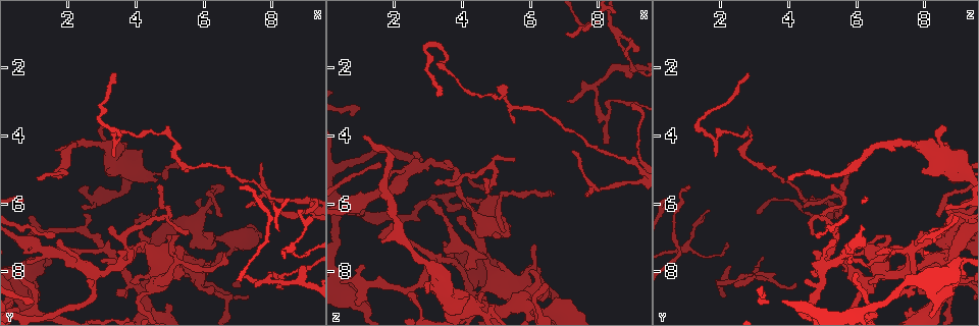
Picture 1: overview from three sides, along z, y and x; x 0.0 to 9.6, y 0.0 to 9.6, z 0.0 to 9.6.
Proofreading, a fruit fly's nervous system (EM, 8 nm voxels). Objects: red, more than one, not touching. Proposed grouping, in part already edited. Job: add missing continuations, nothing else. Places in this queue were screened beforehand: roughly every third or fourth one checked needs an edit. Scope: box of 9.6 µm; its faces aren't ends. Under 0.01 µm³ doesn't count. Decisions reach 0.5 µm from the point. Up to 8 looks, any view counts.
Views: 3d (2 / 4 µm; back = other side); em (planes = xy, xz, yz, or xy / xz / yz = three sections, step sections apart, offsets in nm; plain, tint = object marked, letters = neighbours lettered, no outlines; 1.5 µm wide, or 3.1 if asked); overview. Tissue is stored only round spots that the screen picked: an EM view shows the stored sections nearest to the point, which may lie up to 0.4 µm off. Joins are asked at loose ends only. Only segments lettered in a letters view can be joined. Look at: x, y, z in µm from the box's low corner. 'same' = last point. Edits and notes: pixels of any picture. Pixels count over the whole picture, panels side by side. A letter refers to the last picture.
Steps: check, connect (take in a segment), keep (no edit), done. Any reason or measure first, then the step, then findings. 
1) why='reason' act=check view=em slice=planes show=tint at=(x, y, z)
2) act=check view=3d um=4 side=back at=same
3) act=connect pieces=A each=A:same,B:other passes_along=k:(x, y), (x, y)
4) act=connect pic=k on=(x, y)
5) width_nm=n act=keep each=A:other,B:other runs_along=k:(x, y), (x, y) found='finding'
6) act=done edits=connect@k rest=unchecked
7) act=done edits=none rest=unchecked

why='thick end' act=check view=3d um=4 at=(1.15, 8.65, 8.85)

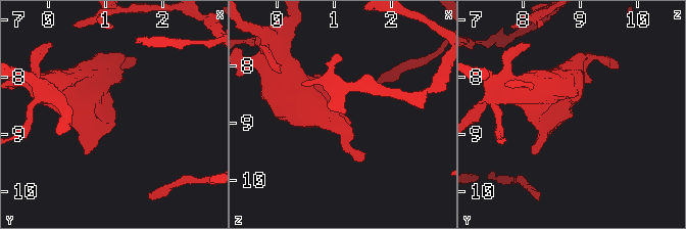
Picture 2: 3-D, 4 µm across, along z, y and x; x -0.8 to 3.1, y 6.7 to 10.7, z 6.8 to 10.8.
act=check view=em slice=yz step=8 show=tint at=(1.15, 8.60, 8.85)

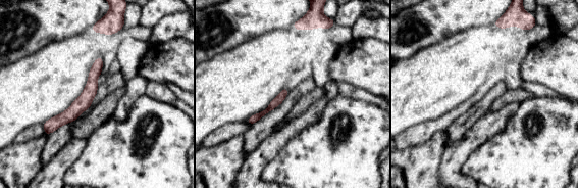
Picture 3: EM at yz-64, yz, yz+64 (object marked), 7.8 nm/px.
why='another direction' act=check view=em slice=planes show=letters at=same

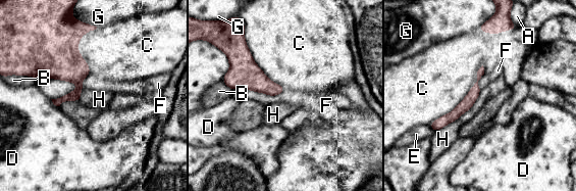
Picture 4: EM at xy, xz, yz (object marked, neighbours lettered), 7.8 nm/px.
act=keep each=A:other,B:other,C:other,D:other,E:other,F:other,G:other,H:other found='no lettered segment goes on from it'

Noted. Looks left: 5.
why='an open end' act=check view=3d um=4 at=(3.30, 2.20, 2.85)

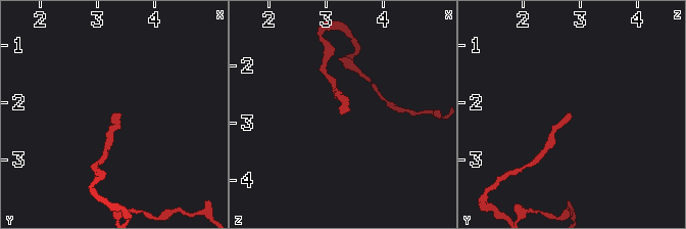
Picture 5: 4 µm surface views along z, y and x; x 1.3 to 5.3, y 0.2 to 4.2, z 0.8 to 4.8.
why='need the tissue' act=check view=em slice=planes show=tint at=(3.30, 2.20, 2.90)

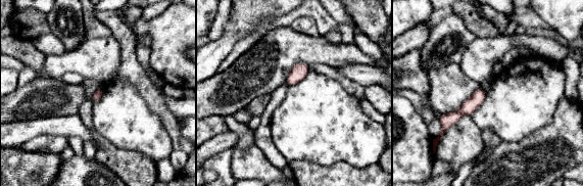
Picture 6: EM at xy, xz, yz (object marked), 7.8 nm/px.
why='see the neighbours' act=check view=em slice=planes show=letters at=same

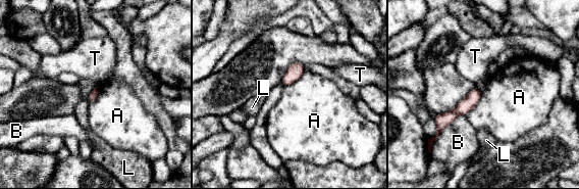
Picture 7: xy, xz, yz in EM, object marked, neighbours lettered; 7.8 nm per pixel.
width_nm=70 act=keep each=A:other,B:other,L:other,T:other found='no lettered segment goes on from it'

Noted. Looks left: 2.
why='tapers out' act=check view=em slice=planes show=letters at=(5.60, 4.85, 3.55)

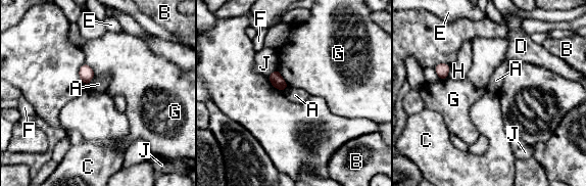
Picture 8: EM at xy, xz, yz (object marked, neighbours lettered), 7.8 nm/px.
width_nm=120 act=keep each=A:other,B:other,C:other,D:other,E:other,F:other,G:other,H:other,J:other found='no lettered segment goes on from it'

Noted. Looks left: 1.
act=done edits=none rest=unchecked

